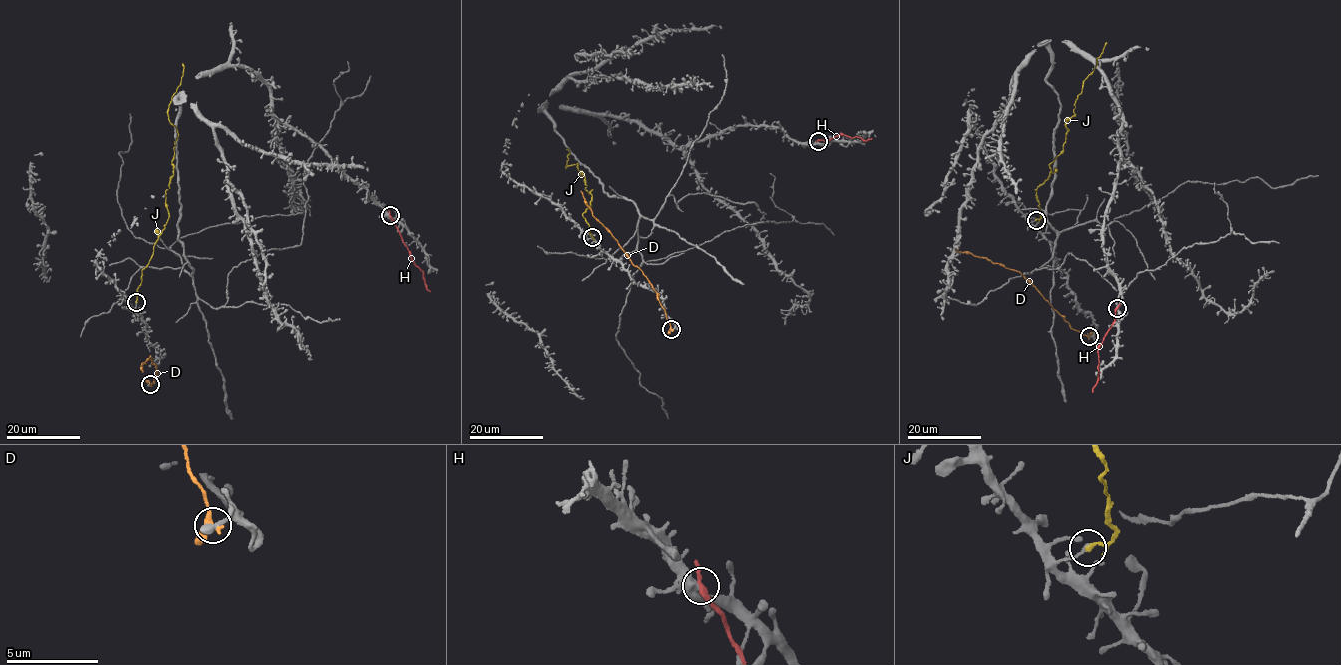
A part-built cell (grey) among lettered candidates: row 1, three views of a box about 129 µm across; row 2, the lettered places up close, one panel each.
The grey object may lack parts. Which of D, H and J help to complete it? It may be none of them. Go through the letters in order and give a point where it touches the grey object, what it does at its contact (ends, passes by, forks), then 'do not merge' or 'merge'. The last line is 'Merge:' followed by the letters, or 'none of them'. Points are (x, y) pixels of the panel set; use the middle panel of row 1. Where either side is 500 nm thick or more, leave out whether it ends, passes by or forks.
D: contact (671, 329); it passes by; do not merge
H: contact (818, 141); it passes by; do not merge
J: contact (592, 237); it passes by; do not merge
Merge: none of them

